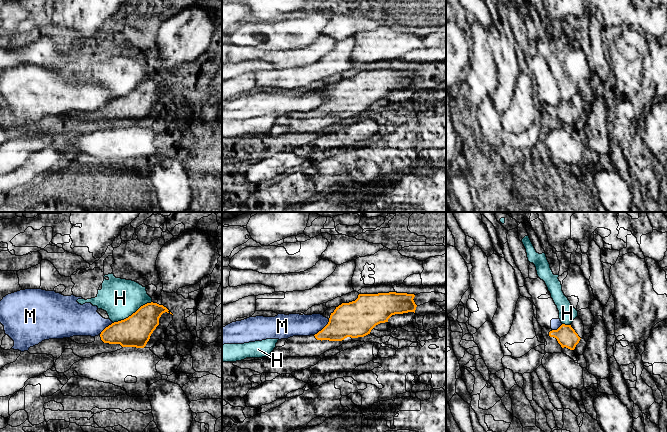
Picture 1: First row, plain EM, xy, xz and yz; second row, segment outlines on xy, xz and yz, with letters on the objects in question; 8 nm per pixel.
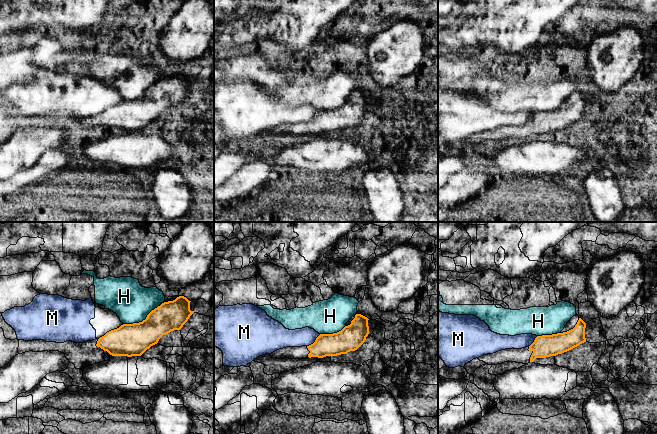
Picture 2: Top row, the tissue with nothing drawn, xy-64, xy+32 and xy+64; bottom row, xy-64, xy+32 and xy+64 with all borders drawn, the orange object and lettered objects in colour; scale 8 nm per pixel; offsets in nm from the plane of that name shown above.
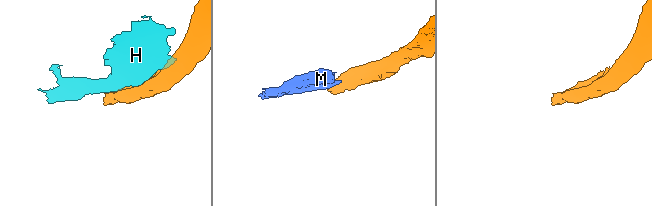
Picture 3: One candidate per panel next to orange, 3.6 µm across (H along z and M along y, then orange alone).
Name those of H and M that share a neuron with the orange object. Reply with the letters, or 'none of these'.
none of these

